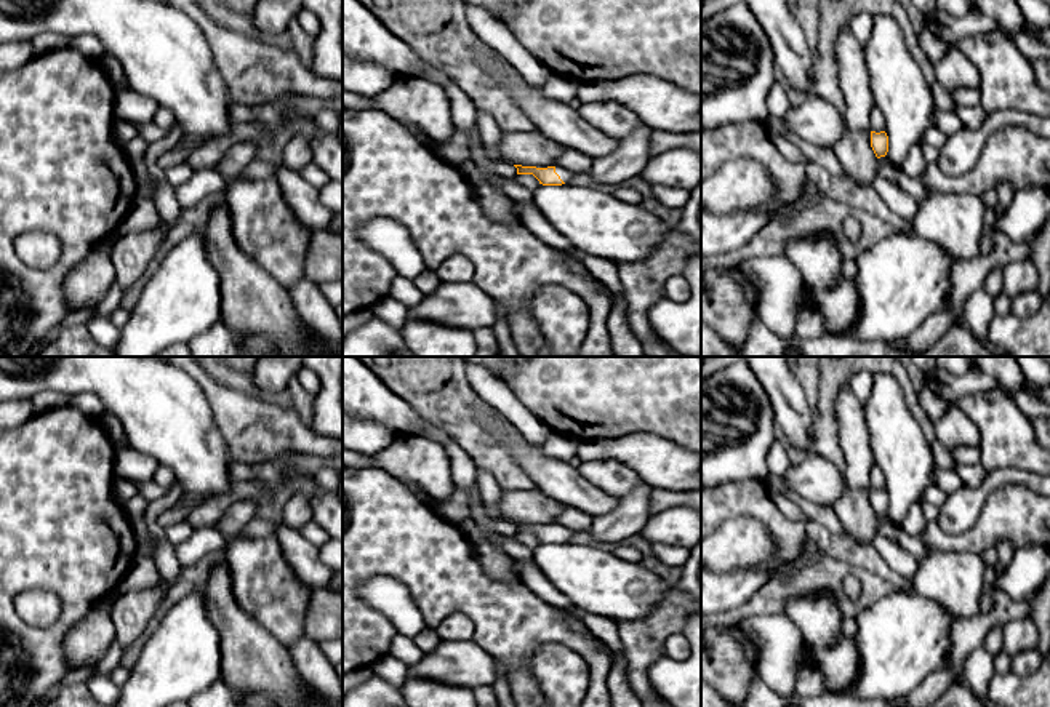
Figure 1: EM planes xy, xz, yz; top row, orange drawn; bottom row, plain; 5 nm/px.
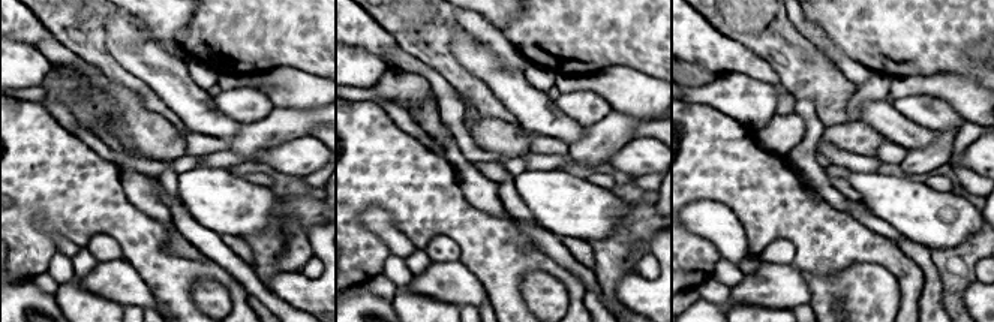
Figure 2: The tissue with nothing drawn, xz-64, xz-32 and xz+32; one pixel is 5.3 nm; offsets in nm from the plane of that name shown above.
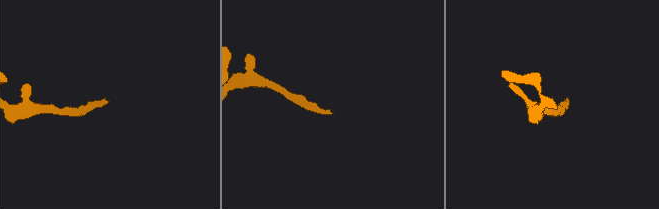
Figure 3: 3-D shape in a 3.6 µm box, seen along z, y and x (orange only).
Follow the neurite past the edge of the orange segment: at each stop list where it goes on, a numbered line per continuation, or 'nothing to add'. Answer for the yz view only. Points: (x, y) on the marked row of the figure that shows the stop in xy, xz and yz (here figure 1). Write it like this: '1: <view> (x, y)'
nothing to add

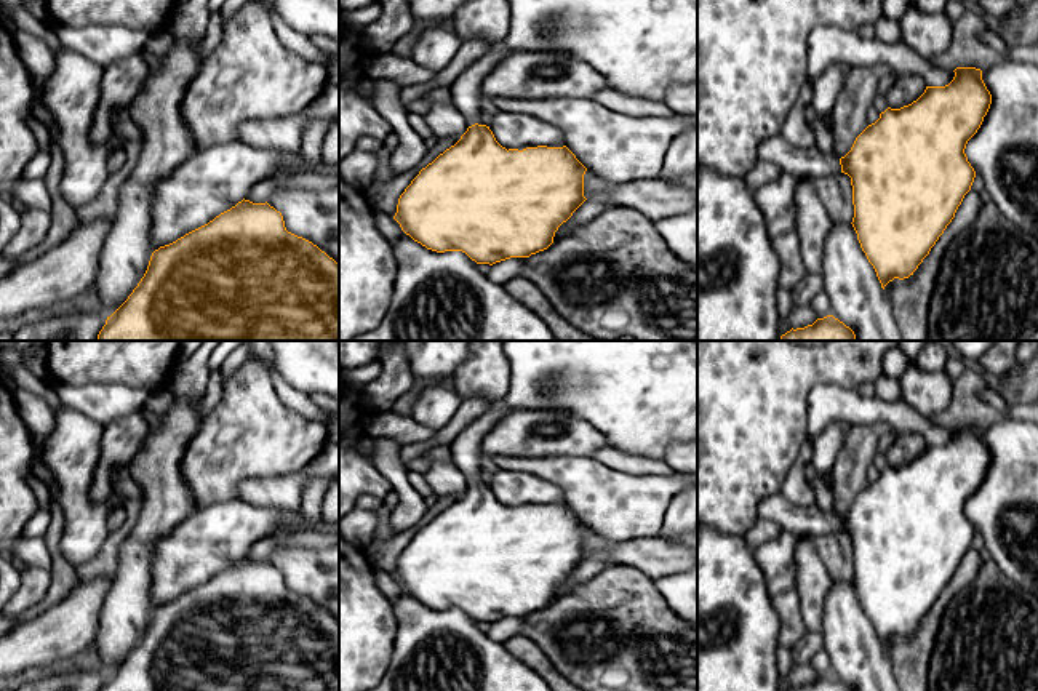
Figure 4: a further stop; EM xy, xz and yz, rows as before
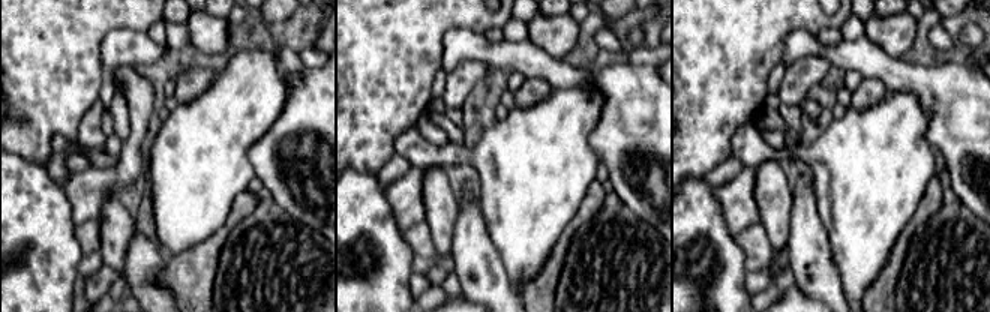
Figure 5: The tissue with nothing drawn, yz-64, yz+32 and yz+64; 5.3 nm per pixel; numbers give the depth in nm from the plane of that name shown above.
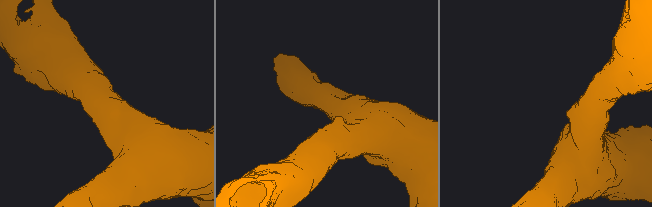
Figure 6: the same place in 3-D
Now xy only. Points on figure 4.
nothing to add

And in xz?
1: xz (466, 90)

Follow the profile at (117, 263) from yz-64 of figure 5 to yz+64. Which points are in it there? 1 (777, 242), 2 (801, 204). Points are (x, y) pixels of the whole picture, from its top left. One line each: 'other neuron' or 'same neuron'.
1: same neuron
2: other neuron

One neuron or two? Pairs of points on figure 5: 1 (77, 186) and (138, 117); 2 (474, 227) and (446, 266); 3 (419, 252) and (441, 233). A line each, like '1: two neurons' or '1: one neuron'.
1: one neuron
2: two neurons
3: two neurons

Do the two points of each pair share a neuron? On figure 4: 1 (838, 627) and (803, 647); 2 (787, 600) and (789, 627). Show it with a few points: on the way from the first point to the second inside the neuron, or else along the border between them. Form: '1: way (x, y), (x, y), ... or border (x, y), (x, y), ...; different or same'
1: border (821, 634), (824, 647); different
2: way (787, 607), (789, 621); same

